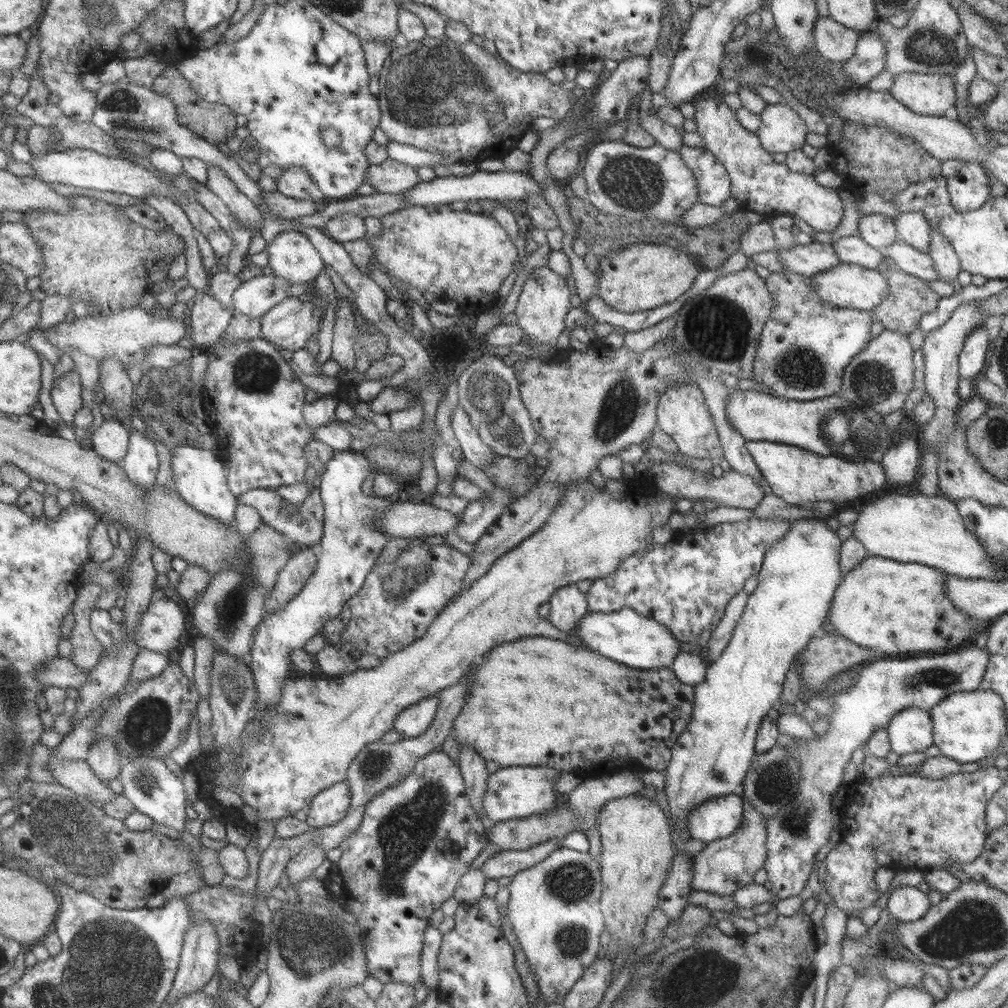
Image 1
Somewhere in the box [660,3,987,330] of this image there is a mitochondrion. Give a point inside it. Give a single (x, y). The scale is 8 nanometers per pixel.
(931, 46)

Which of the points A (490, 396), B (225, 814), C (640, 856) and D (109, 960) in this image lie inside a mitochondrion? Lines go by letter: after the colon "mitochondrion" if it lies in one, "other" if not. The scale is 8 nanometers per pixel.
A: mitochondrion
B: other
C: other
D: mitochondrion

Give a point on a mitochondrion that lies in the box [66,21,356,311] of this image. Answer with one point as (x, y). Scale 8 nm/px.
(122, 106)

